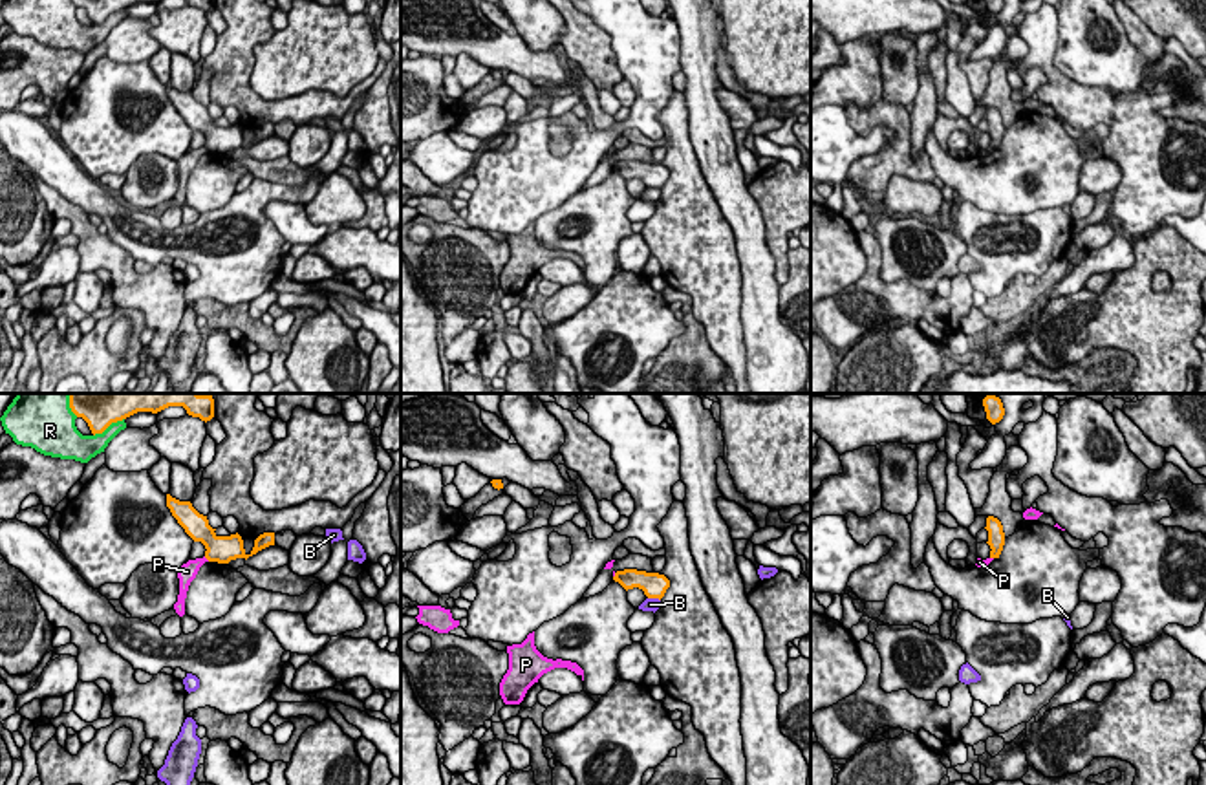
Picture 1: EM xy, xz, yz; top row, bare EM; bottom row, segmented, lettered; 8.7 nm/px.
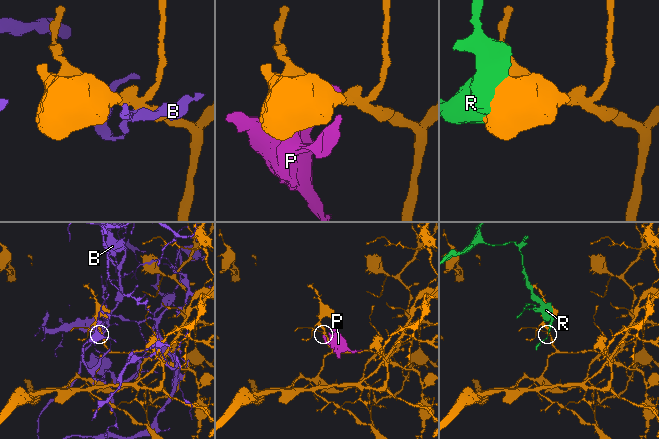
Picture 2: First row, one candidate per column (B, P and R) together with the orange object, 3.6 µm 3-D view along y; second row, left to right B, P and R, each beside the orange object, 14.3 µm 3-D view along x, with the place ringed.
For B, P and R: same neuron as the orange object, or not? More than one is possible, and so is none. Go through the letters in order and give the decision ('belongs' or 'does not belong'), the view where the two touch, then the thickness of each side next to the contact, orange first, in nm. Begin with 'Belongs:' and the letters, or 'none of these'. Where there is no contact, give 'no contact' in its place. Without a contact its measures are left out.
Belongs: none of these
B: does not belong; meets orange in xz; 220 nm thick on the orange side, 130 nm on the other
P: does not belong; meets orange in xy; 240 nm thick on the orange side, 160 nm on the other
R: does not belong; meets orange in xy; 480 nm thick on the orange side, 190 nm on the other

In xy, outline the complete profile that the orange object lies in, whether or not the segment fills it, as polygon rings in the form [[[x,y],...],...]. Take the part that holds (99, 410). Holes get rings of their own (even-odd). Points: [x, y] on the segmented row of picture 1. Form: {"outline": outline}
{"outline": [[[70,393],[70,408],[82,417],[92,434],[102,434],[112,423],[137,412],[157,414],[168,406],[183,406],[188,415],[210,421],[214,417],[212,395],[199,393]]]}

